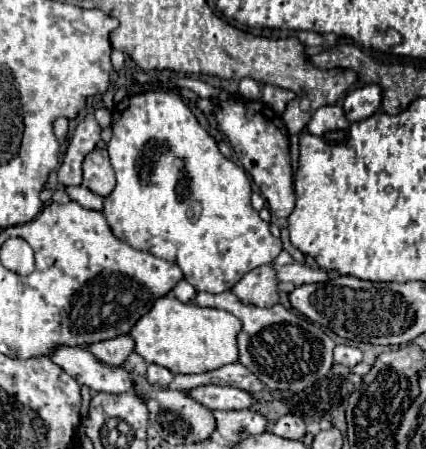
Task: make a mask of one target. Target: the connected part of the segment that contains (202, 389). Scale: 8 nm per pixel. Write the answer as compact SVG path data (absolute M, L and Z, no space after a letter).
M199 386L189 390L187 396L209 410L245 410L253 404L253 398L247 392L231 386Z

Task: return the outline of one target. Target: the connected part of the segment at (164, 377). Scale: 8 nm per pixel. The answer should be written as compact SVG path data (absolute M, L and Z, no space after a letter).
M149 364L145 376L147 376L149 384L153 384L153 386L157 386L157 388L165 388L165 386L169 386L169 384L173 382L173 378L175 378L171 370L167 370L167 368L159 366L159 364Z

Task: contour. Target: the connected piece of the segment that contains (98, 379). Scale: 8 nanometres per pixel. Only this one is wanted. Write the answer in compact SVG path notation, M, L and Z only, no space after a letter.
M55 346L49 358L71 378L79 382L79 386L87 386L95 392L129 392L133 388L133 378L127 370L119 366L109 366L99 362L87 348L83 346Z

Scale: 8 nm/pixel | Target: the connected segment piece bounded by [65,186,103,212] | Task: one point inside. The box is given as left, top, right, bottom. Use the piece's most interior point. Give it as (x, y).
(86, 198)

